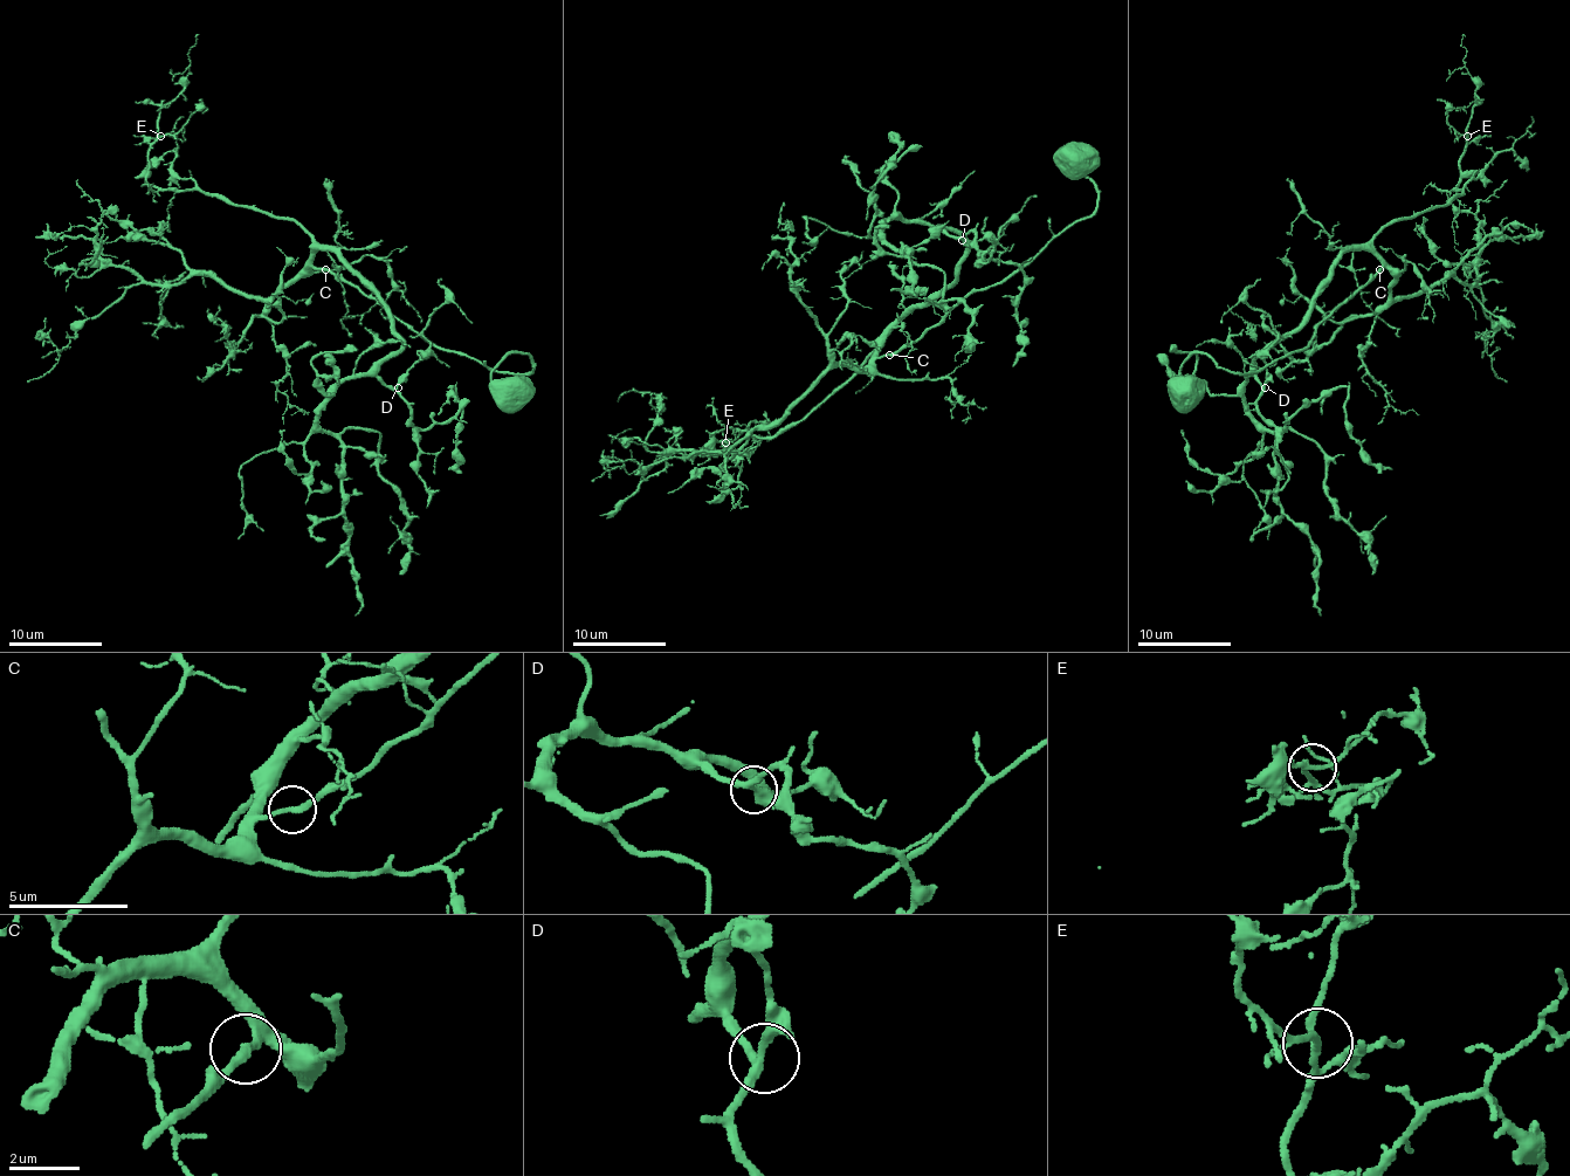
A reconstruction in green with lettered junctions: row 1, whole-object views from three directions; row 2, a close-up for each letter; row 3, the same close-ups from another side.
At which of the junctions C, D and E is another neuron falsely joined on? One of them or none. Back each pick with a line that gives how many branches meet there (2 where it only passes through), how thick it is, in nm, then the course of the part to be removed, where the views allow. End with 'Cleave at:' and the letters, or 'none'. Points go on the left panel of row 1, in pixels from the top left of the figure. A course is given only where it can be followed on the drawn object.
Cleave at: none

